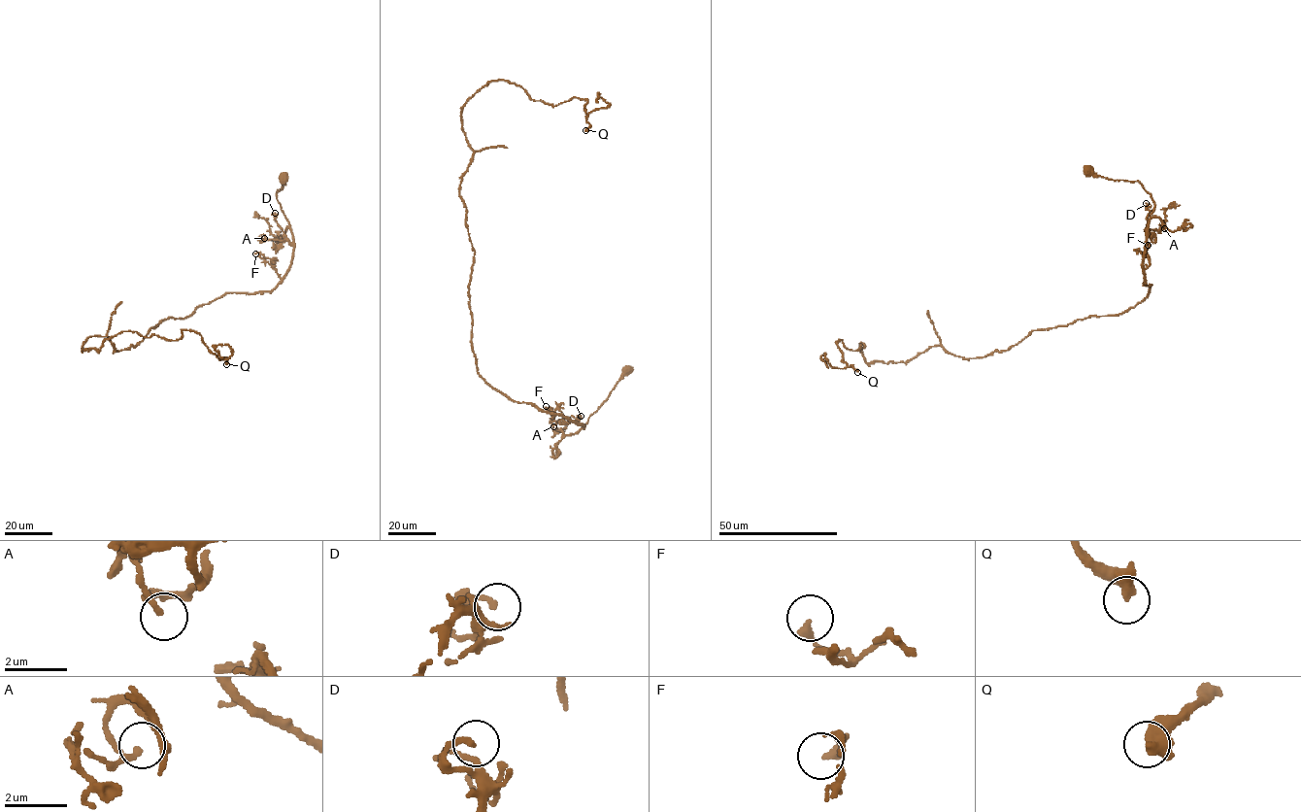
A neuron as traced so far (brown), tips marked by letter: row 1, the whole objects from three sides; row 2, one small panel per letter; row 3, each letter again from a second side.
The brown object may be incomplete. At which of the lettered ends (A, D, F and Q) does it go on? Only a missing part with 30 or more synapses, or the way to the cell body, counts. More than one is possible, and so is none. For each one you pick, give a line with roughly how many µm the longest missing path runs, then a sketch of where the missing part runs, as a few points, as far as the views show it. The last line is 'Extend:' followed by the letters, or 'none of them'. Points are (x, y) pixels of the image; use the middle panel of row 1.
Extend: none of them

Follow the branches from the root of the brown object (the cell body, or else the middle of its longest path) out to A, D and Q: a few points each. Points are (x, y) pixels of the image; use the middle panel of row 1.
A: (628, 371), (590, 415), (583, 428), (572, 416), (550, 420), (553, 426)
D: (628, 371), (590, 415), (583, 428), (577, 419), (581, 416)
Q: (628, 371), (583, 428), (496, 390), (471, 343), (462, 107), (507, 81), (553, 106), (586, 100), (585, 130)

